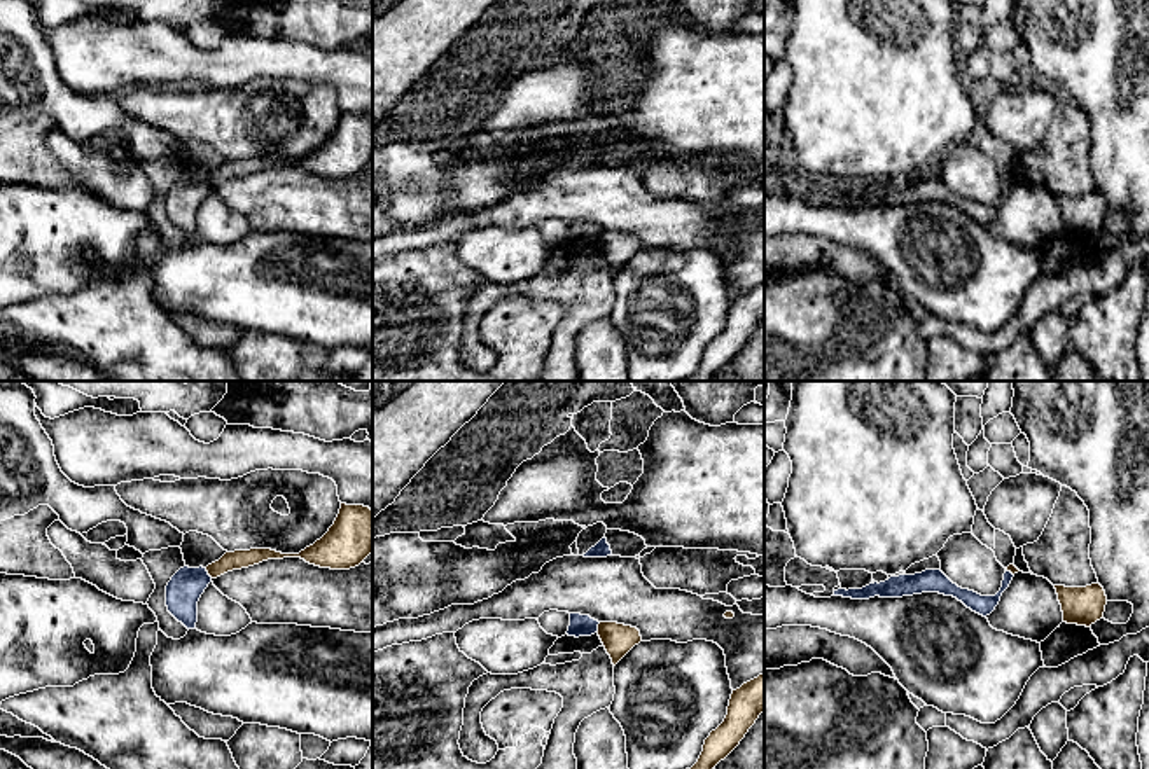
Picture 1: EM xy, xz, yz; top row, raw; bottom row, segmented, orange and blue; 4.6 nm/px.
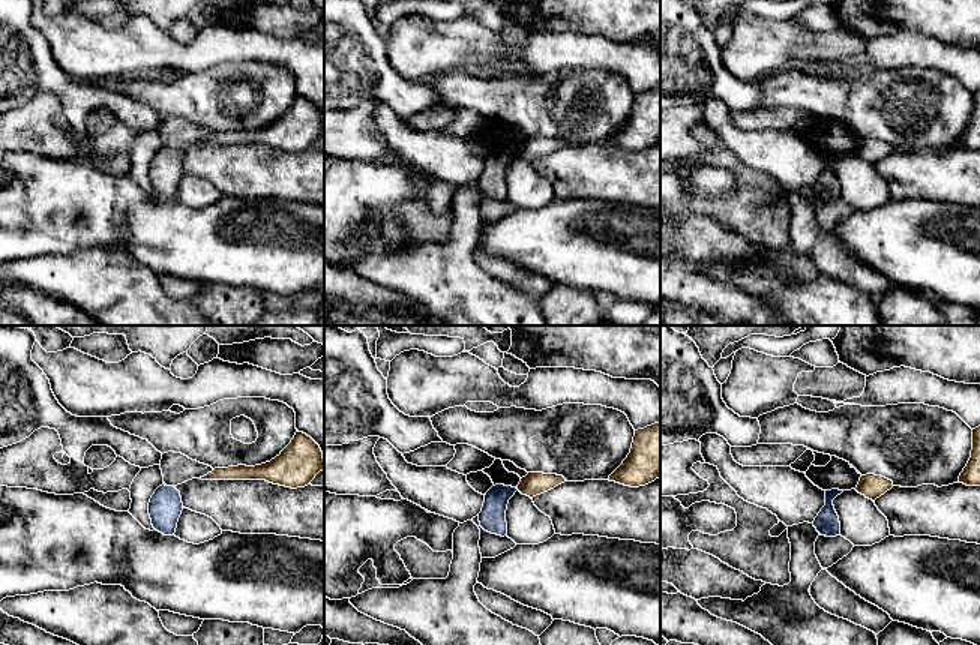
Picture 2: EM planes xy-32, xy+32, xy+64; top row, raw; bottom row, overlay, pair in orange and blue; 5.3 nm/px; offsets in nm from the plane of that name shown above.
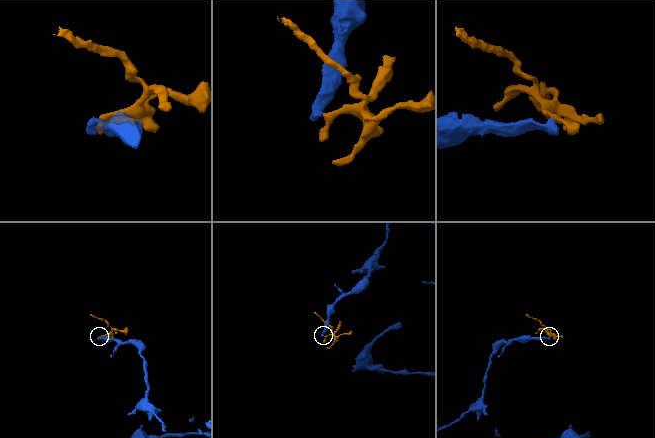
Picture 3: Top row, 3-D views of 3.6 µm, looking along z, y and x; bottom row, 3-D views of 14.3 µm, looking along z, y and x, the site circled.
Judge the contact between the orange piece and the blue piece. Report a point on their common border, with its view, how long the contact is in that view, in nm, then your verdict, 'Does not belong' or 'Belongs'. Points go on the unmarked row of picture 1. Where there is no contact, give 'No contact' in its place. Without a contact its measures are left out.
Touches orange at xy (208, 182). Shared border 60 nm. Does not belong

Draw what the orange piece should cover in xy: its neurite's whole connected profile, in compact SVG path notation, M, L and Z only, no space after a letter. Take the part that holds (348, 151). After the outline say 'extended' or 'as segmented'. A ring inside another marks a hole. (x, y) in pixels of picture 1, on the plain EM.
M341 112L329 140L299 163L282 163L271 157L226 161L206 175L212 187L227 180L248 177L268 168L301 166L310 173L331 178L350 178L373 161L373 119L364 114Z; as segmented

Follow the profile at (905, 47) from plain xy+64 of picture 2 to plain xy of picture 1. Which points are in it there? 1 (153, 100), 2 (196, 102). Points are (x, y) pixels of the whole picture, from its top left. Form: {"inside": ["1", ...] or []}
{"inside": []}

